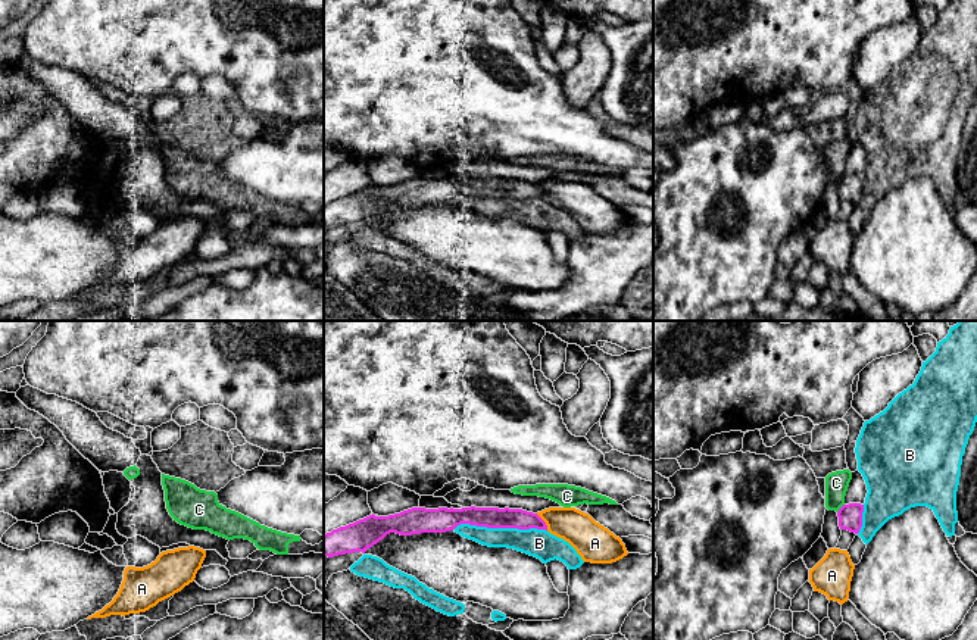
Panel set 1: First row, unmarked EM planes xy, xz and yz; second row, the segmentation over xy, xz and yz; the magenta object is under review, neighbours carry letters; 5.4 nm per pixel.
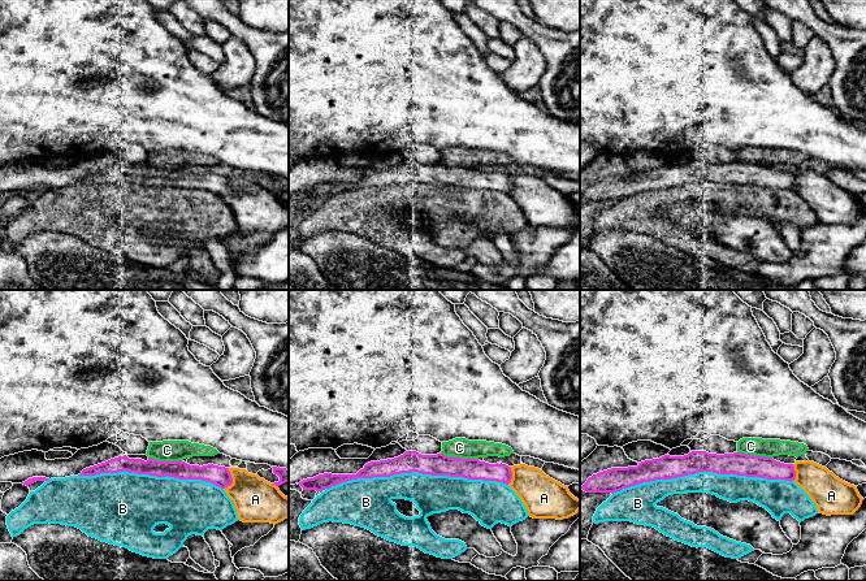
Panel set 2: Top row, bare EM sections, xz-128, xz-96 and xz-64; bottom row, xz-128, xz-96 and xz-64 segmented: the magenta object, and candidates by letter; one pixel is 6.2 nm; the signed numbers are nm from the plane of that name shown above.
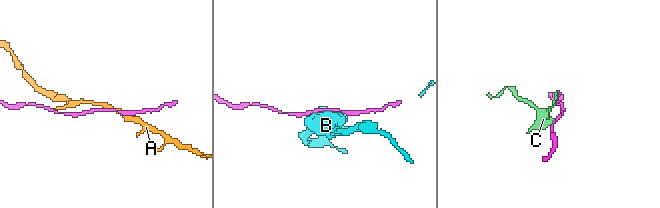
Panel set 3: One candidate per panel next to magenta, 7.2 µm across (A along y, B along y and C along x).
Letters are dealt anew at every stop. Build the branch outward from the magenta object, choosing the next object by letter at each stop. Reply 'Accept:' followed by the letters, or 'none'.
Accept: none

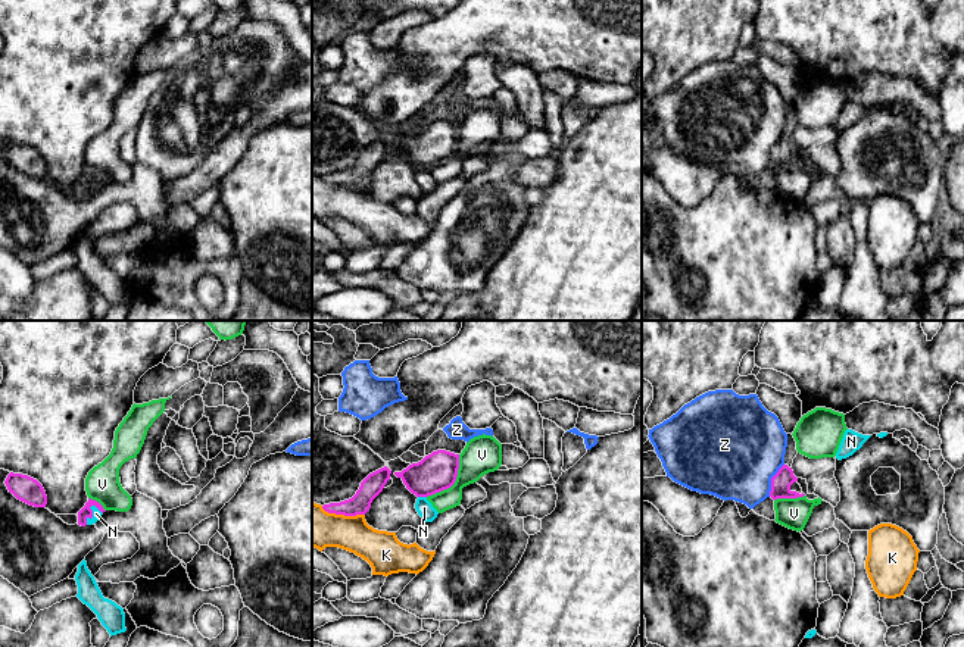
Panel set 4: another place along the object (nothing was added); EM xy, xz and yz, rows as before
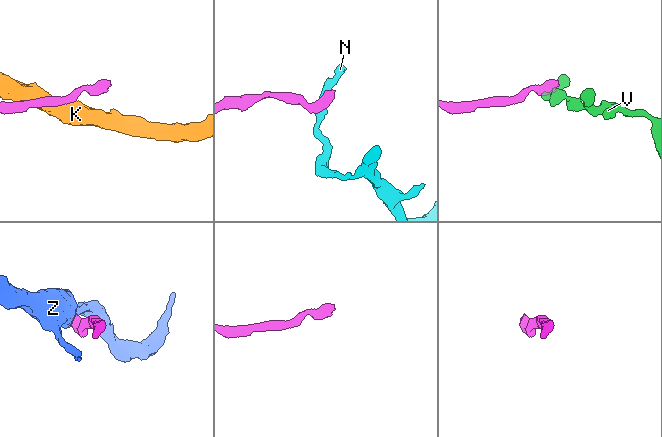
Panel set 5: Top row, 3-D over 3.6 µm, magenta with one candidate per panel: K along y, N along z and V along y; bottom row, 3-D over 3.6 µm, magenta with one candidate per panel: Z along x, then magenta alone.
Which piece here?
Accept: none

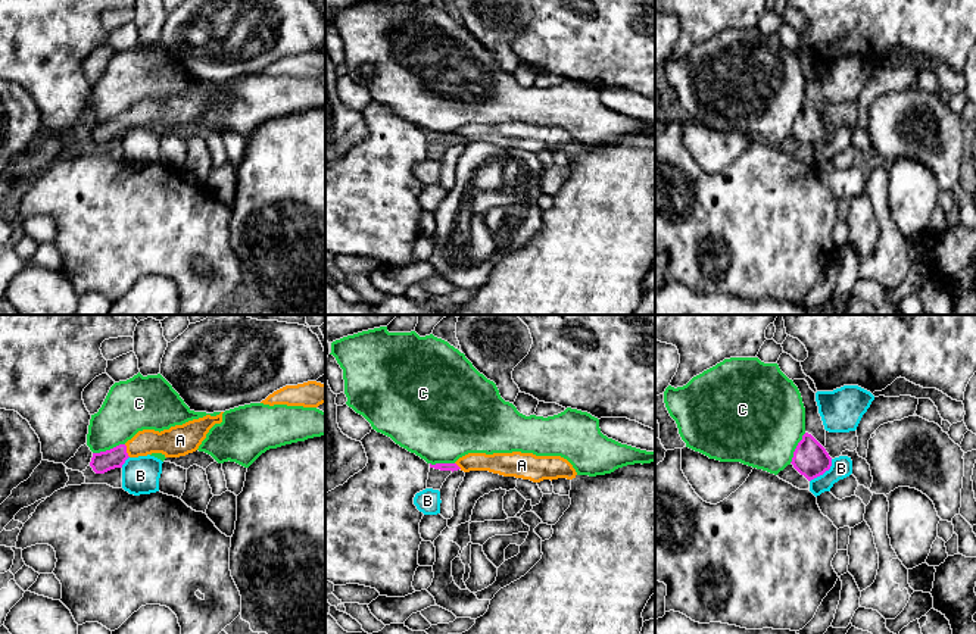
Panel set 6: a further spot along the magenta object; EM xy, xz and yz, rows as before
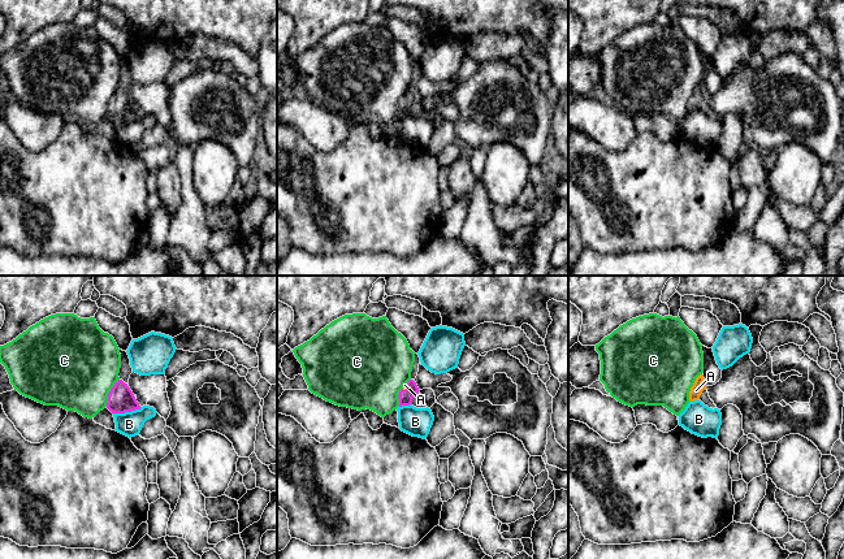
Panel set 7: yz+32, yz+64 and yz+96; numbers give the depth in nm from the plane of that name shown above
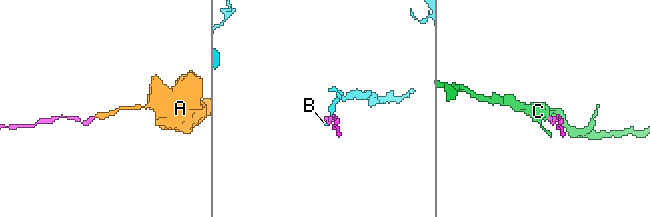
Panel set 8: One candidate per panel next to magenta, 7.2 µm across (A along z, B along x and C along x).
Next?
Accept: A

